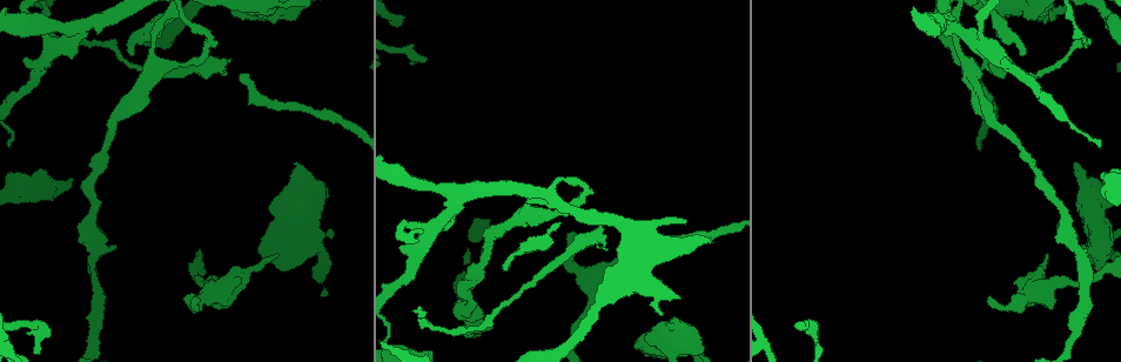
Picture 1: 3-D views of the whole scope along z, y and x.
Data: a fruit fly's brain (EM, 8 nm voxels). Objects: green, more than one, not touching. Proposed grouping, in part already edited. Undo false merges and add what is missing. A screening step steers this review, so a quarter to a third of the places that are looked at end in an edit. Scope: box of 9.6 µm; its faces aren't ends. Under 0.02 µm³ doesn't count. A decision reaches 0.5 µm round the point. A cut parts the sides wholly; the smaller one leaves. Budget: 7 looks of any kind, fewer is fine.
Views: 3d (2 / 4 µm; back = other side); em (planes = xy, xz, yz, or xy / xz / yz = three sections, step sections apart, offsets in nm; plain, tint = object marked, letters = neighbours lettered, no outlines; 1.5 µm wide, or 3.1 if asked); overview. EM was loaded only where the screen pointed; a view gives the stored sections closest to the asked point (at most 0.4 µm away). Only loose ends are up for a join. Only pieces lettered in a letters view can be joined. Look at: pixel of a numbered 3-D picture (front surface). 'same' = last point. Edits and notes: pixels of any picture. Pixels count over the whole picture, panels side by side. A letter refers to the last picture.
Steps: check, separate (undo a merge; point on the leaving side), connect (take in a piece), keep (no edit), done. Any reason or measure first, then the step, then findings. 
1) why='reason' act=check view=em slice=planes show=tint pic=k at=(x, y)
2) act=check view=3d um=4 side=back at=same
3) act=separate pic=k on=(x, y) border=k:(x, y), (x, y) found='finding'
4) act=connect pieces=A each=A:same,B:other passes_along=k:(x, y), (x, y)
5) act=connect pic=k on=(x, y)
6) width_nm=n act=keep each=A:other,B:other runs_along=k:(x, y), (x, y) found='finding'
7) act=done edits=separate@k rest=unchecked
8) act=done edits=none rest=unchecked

why='narrows sharply' act=check view=em slice=xy step=4 show=tint pic=1 at=(91, 203)

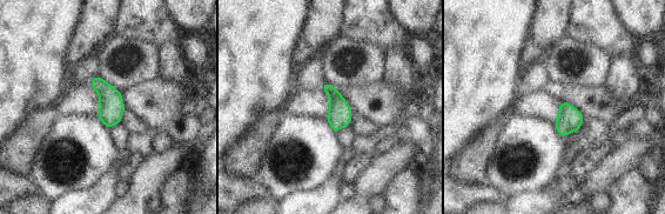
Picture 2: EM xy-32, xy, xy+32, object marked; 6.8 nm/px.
act=check view=em slice=planes show=letters at=same

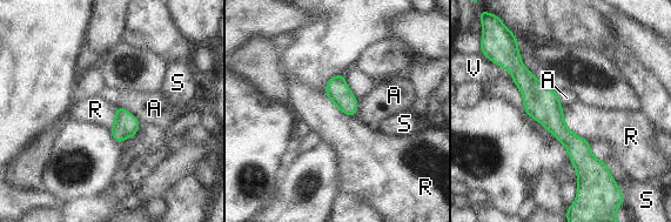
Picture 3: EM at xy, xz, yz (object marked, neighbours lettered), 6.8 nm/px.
act=keep each=A:other,R:other,S:other,V:other border=3:(562, 108), (565, 126), (589, 141) found='all the same cell'

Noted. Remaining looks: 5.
act=check view=em slice=xz step=8 show=letters pic=1 at=(247, 73)

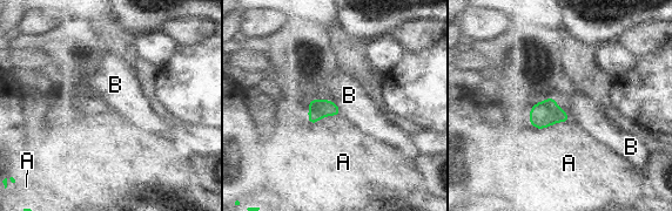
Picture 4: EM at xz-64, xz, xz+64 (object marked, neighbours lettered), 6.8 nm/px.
why='another direction' act=check view=em slice=planes show=letters at=same

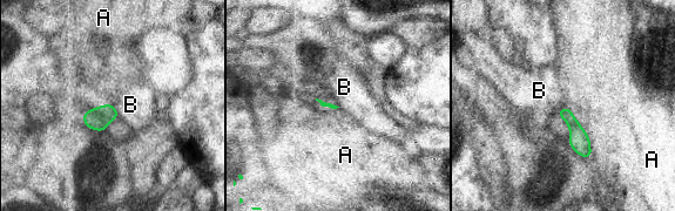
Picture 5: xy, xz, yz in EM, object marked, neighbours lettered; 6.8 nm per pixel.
longest_contact=A:420nm act=keep each=A:other,B:other found='no lettered piece goes on from it'

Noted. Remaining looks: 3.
why='three arms meet' act=check view=em slice=planes show=plain pic=1 at=(87, 25)

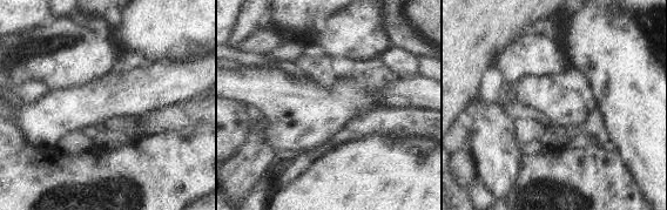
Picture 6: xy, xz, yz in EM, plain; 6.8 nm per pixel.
why='see the neighbours' act=check view=em slice=planes show=letters at=same

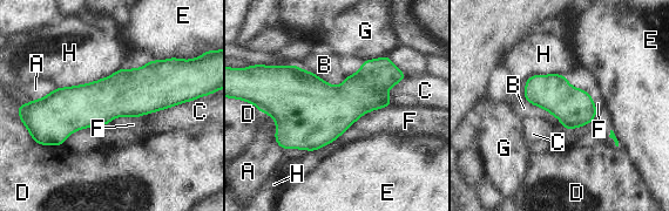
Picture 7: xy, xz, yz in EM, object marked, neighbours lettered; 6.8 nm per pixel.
width_nm=260 act=keep each=A:other,B:other,C:other,D:other,E:other,F:other,G:other,H:other found='one cell here'

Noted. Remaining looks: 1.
act=done edits=none rest=unchecked

